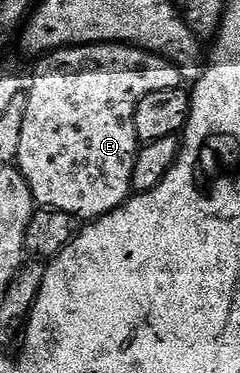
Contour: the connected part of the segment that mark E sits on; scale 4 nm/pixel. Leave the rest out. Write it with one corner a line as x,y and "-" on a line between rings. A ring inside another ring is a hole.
103,43
72,45
47,53
34,69
34,78
25,90
24,127
20,127
20,147
16,167
24,175
39,206
64,211
89,223
118,209
132,196
132,167
140,148
134,116
144,95
160,87
180,84
177,64
137,45

